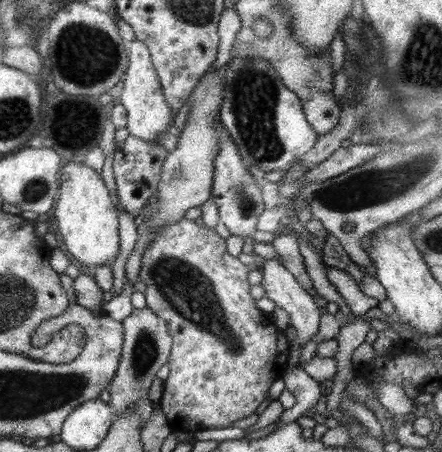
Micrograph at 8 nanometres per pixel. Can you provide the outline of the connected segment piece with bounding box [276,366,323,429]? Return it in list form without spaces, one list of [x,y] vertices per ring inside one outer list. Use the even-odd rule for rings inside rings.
[[[300,366],[286,370],[282,379],[285,383],[285,389],[294,395],[296,404],[290,409],[284,409],[278,419],[276,429],[286,426],[304,415],[306,410],[318,403],[323,392],[320,384],[314,381],[307,372],[304,372]]]

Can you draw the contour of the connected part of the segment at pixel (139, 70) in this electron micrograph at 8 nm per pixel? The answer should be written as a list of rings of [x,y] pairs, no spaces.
[[[138,39],[127,45],[129,65],[125,72],[122,93],[118,99],[118,102],[122,103],[127,110],[127,125],[125,127],[129,130],[129,134],[136,138],[141,138],[149,143],[152,140],[158,142],[158,135],[166,132],[174,124],[176,117],[172,117],[171,108],[162,92],[163,88],[148,47]]]

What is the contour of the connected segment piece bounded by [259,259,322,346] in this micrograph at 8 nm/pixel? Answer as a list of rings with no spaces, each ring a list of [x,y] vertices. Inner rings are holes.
[[[264,259],[259,268],[262,273],[262,288],[265,296],[270,298],[278,308],[283,308],[291,315],[290,326],[296,328],[296,339],[291,346],[307,344],[319,332],[320,318],[322,310],[317,305],[316,298],[312,297],[307,290],[296,281],[296,278],[288,271],[280,260]]]

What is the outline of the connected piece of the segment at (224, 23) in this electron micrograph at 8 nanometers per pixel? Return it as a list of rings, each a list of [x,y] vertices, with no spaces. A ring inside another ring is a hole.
[[[235,8],[224,9],[217,28],[219,34],[219,51],[212,67],[224,70],[228,66],[233,57],[234,41],[241,28],[241,16],[237,13],[237,10]]]

